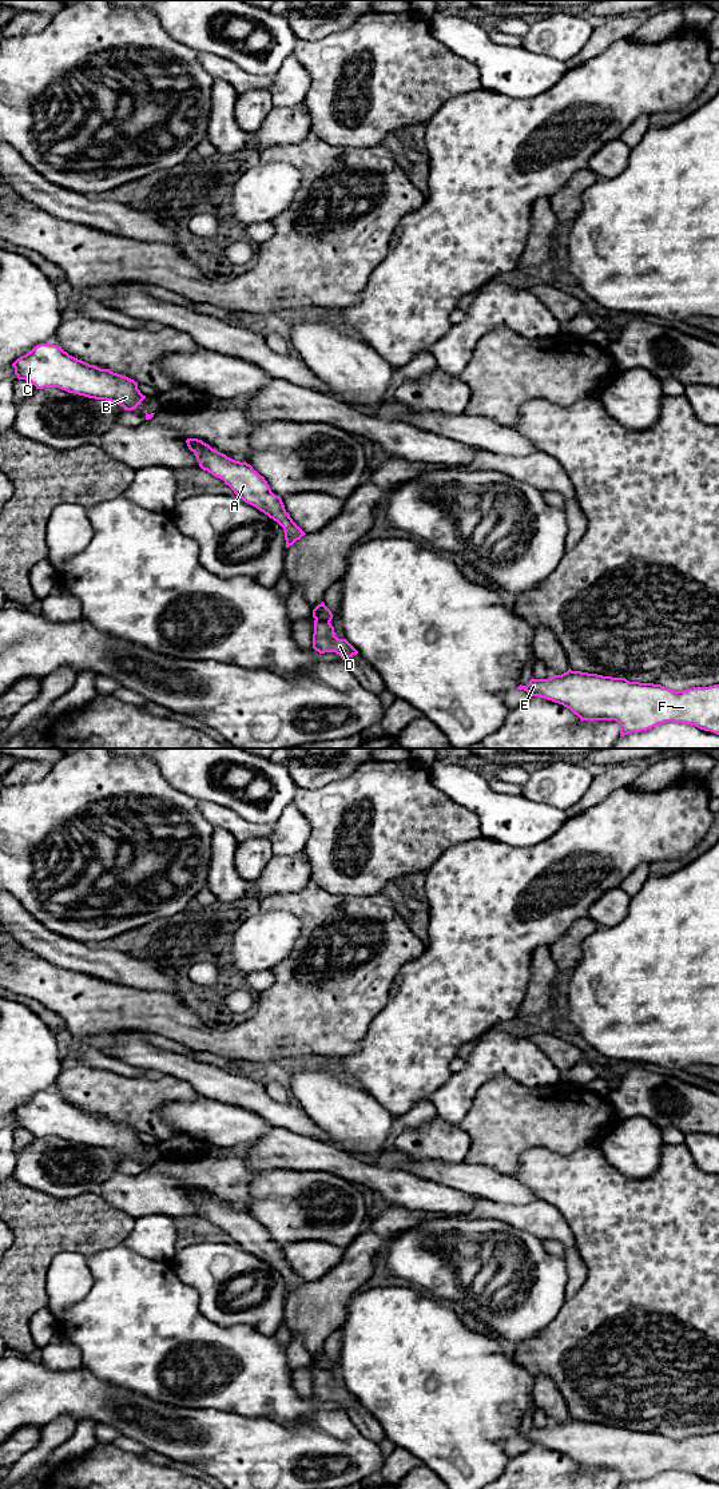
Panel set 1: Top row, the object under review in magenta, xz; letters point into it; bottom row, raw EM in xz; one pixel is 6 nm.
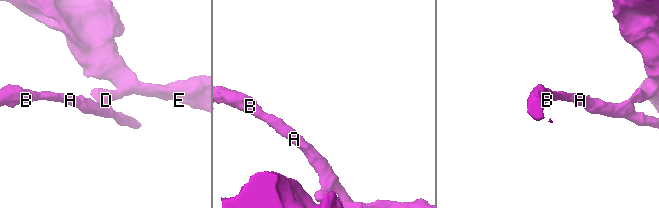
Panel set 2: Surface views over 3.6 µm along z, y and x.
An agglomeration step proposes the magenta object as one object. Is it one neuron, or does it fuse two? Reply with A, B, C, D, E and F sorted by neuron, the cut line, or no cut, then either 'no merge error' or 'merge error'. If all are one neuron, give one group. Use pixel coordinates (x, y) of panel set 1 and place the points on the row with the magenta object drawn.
groups A B C / D E F; cut xz (316, 618), (329, 623); merge error

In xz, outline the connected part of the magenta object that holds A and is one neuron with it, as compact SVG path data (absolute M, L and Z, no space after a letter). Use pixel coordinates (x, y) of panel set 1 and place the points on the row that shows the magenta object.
M187 438L186 442L203 470L223 480L239 499L283 528L286 548L306 535L286 512L282 499L271 492L265 477L254 470L250 464L235 461L202 440Z

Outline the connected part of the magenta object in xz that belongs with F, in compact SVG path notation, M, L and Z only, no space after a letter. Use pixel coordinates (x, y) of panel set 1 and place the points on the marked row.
M571 668L548 679L531 679L527 686L519 686L532 696L540 696L563 704L580 720L616 720L620 736L647 731L667 722L686 723L719 735L719 684L692 687L674 691L662 684L629 682L625 678L603 676Z

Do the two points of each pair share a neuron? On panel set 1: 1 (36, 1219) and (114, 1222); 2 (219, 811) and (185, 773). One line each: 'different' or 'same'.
1: same
2: different

